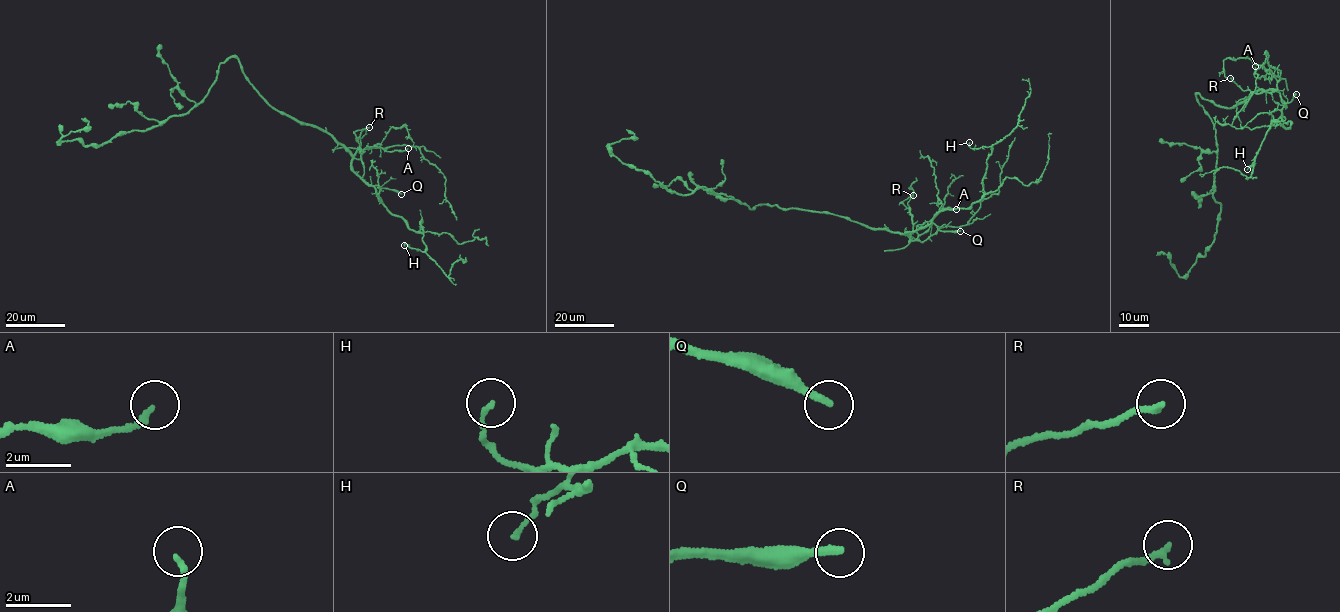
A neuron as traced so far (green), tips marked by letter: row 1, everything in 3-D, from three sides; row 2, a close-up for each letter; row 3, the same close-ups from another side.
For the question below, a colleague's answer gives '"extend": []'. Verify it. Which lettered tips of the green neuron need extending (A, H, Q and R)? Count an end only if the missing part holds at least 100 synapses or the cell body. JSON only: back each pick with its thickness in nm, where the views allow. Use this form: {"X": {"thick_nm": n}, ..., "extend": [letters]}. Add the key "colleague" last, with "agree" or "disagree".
{"extend": [], "colleague": "agree"}

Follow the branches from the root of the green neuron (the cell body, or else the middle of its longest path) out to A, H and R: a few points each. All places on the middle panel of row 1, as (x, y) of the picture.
A: (834, 214), (906, 234), (914, 240), (919, 225), (929, 221), (943, 208), (956, 209)
H: (834, 214), (905, 234), (927, 226), (937, 212), (969, 207), (983, 194), (991, 150), (970, 148), (969, 142)
R: (834, 214), (872, 228), (910, 234), (913, 225), (911, 212), (901, 202), (913, 195)

